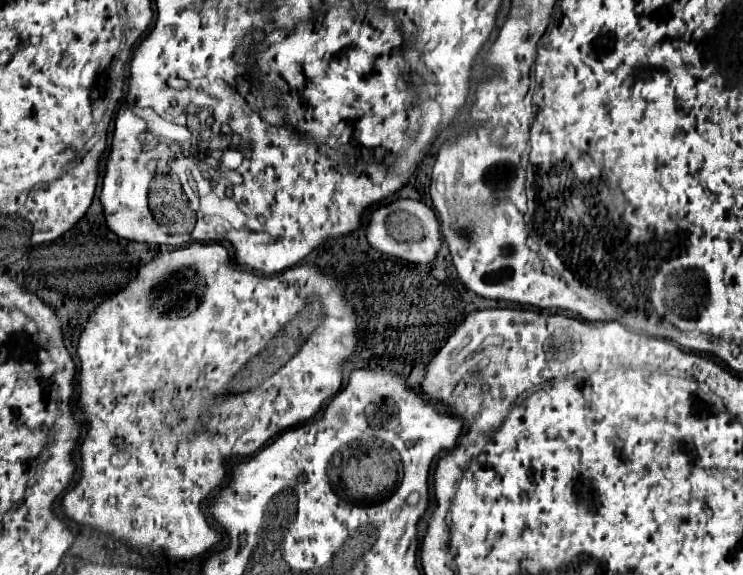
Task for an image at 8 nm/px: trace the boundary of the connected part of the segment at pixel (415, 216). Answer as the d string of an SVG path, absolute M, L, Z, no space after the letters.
M396 199L374 209L366 223L366 239L384 255L400 257L412 263L430 263L440 247L440 225L430 207L416 199Z

